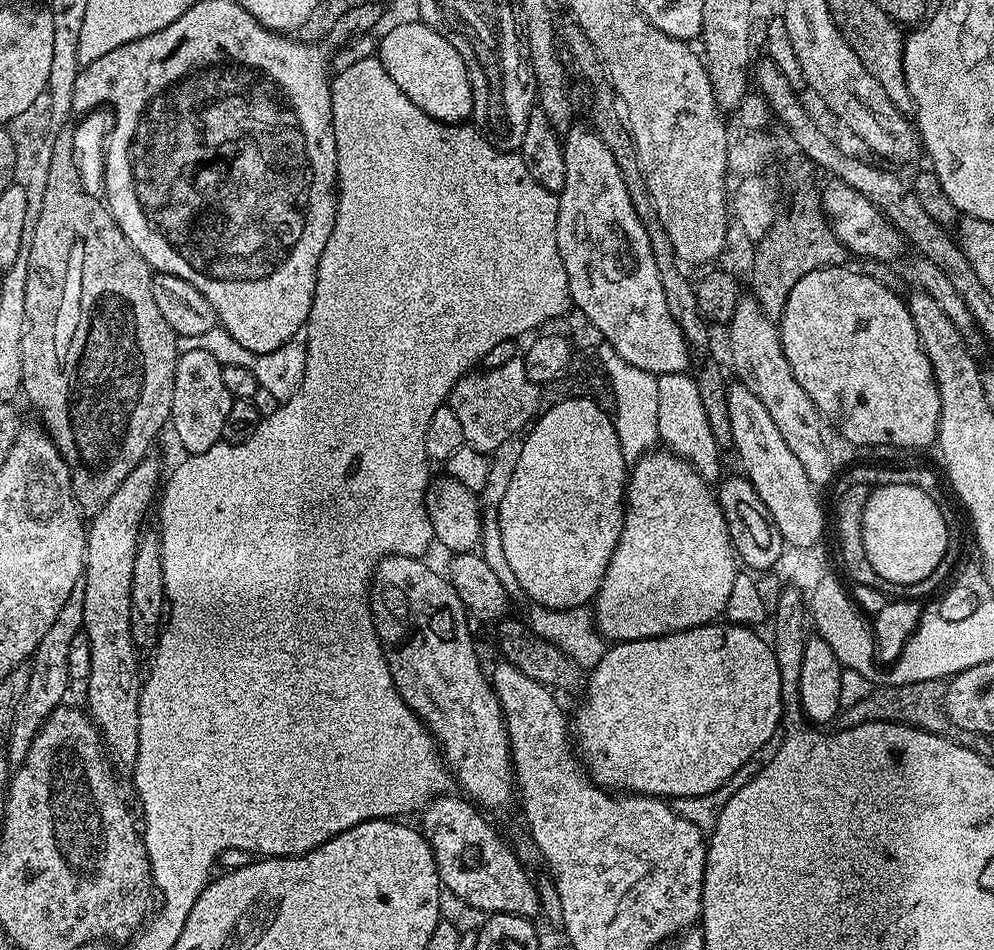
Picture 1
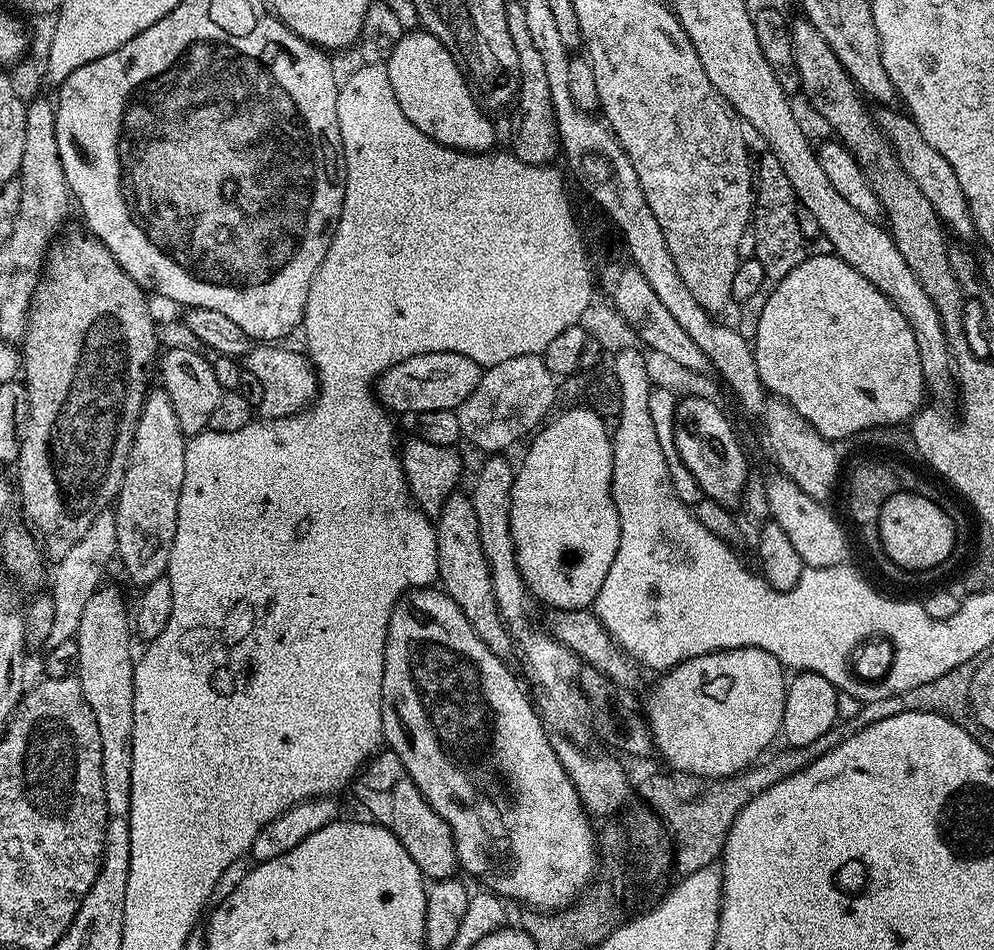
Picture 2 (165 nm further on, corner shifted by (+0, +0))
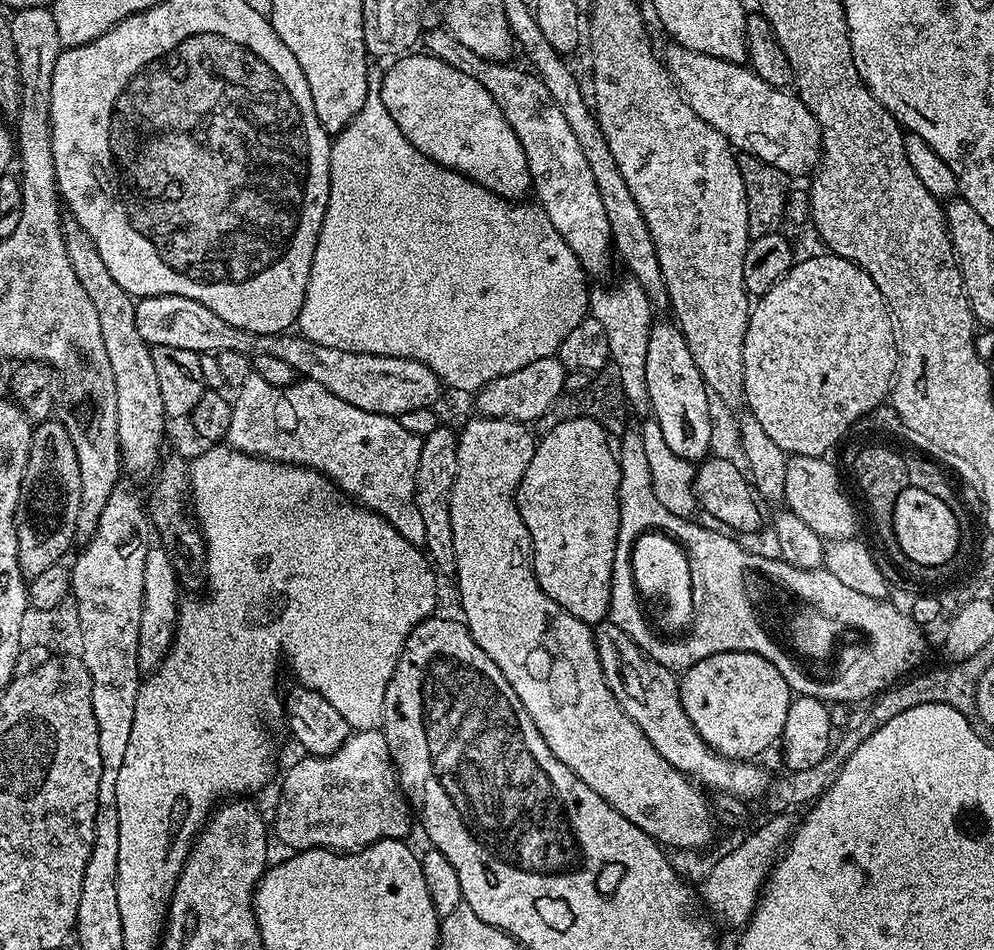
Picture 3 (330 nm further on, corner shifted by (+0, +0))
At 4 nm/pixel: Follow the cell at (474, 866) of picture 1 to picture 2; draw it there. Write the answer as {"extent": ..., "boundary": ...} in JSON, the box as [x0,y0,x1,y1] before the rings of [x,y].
{"extent":[355,755,458,881],"boundary":[[[387,755],[384,758],[377,757],[369,763],[363,775],[355,781],[357,798],[368,807],[367,815],[375,823],[390,830],[390,834],[394,834],[394,838],[398,838],[398,842],[406,846],[406,854],[414,858],[414,866],[418,866],[425,878],[429,881],[453,879],[458,872],[458,861],[452,831],[447,822],[432,809],[422,790],[418,790],[395,755]]]}

